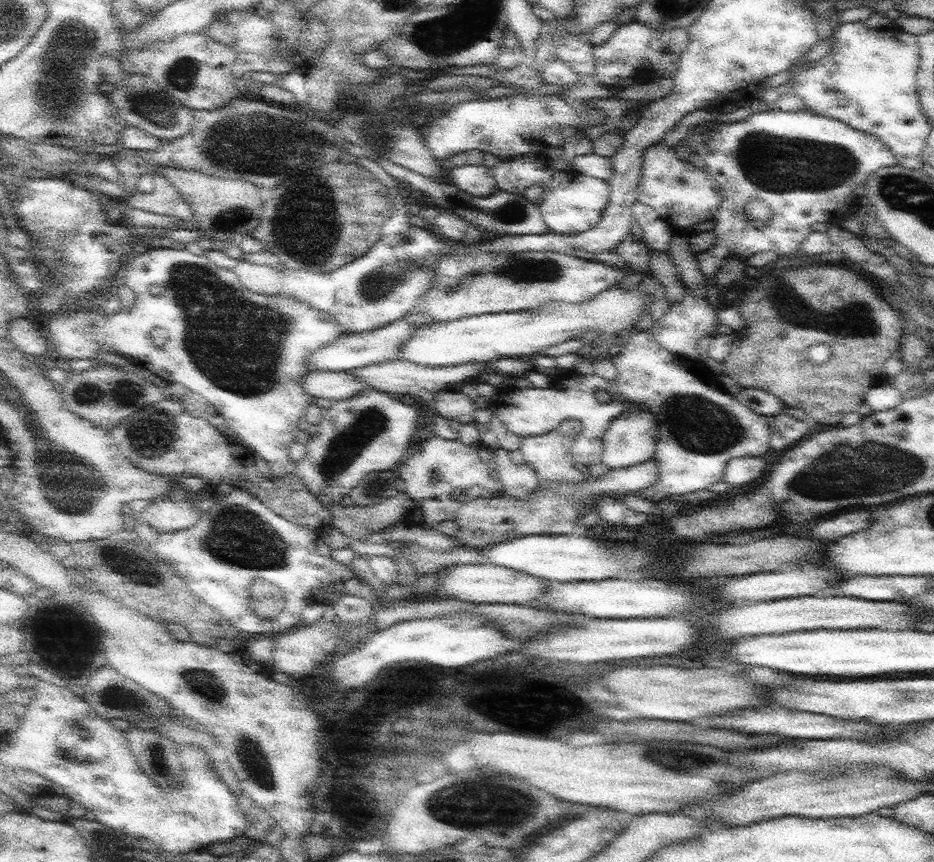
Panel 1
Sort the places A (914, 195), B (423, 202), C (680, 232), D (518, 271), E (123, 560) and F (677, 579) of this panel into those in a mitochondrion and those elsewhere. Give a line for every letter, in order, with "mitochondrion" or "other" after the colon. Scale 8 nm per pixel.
A: mitochondrion
B: other
C: other
D: mitochondrion
E: mitochondrion
F: other

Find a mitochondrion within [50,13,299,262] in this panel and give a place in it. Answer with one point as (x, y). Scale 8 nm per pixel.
(150, 106)

